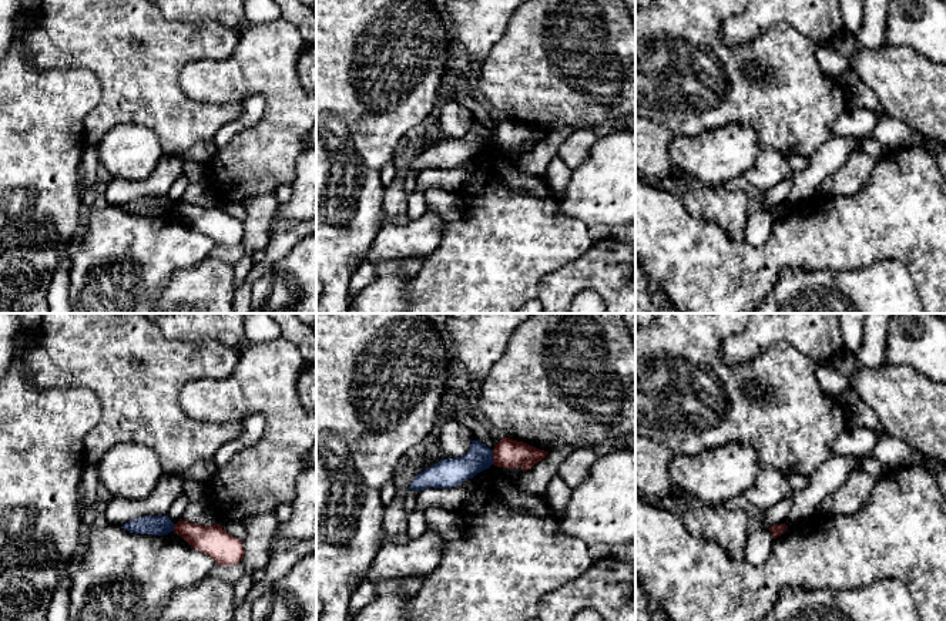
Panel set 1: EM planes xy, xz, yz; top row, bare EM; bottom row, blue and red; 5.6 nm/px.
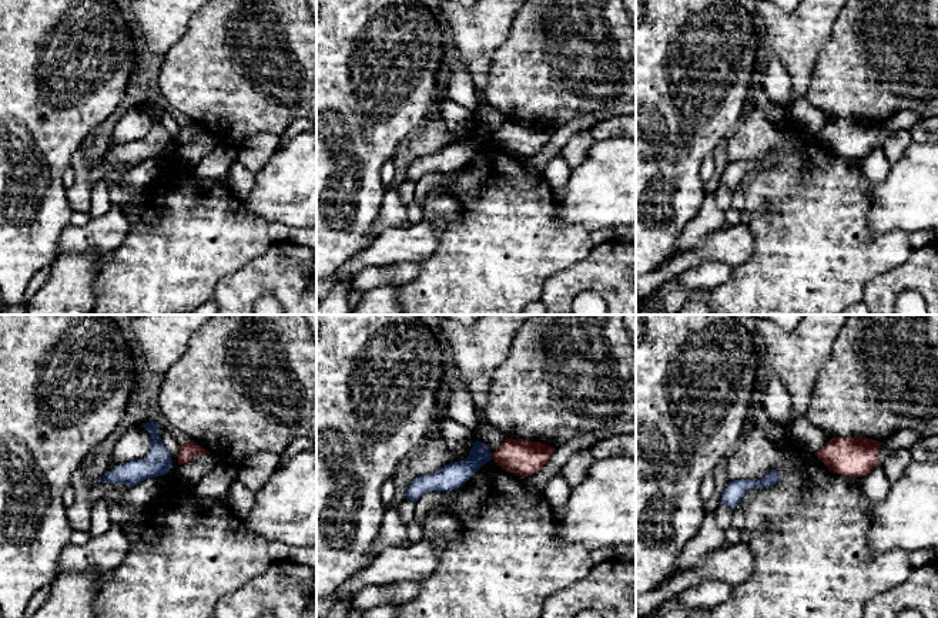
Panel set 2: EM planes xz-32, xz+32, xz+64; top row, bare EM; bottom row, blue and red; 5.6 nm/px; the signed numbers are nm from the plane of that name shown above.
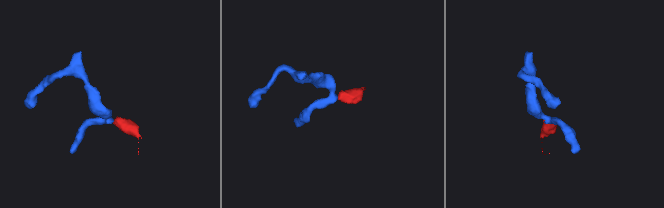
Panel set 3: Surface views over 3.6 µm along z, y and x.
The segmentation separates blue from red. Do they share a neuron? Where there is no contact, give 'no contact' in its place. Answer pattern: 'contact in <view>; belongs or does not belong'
contact in xz; does not belong

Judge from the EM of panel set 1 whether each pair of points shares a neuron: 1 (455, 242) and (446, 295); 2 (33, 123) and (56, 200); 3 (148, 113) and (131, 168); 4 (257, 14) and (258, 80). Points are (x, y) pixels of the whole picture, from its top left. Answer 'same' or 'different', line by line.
1: same
2: same
3: different
4: different

